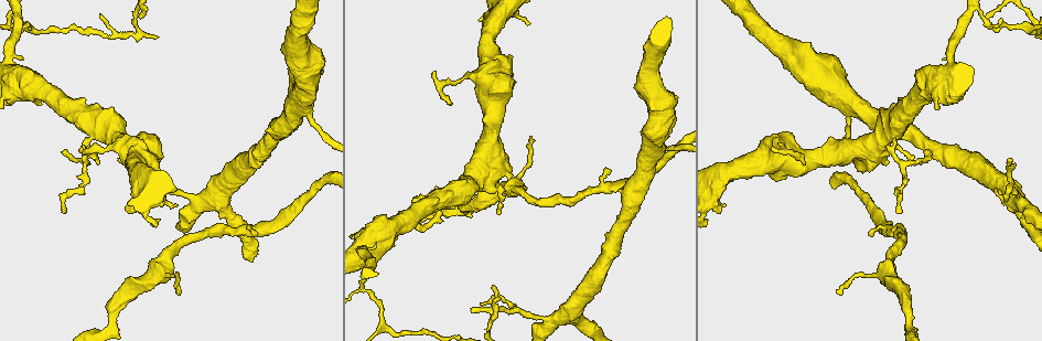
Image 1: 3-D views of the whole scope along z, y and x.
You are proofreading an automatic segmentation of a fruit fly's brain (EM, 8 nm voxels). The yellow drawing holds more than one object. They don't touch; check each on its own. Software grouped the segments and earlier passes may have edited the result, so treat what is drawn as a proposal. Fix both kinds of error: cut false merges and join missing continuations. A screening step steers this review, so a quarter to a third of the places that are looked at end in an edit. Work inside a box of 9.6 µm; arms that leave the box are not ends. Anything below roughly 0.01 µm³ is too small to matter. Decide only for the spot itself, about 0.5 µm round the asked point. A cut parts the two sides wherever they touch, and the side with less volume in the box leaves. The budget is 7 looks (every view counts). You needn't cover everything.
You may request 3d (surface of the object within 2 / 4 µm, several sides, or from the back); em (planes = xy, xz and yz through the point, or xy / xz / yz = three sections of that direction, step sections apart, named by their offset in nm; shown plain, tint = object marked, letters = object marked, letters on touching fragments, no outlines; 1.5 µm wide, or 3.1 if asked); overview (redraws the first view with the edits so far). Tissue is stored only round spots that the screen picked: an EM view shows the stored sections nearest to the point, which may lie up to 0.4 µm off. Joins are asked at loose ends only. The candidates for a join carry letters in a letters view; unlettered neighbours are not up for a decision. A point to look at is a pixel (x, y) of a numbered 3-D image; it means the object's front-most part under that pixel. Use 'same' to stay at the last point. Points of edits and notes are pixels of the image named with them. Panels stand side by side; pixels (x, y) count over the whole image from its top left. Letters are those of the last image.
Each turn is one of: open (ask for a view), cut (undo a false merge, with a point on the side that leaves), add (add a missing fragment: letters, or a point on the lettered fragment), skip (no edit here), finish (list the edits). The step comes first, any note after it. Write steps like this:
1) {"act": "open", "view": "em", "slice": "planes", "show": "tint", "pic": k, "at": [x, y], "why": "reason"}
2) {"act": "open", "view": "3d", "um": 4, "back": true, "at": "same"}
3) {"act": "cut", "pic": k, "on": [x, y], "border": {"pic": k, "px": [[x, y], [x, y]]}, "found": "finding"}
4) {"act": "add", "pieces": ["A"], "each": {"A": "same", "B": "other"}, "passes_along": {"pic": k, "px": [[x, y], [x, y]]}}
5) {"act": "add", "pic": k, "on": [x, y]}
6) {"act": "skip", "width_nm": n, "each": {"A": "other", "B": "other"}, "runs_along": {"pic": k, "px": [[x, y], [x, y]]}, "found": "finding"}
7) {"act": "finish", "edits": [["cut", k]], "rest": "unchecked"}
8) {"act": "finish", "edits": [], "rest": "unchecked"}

{"act": "open", "view": "em", "slice": "planes", "show": "letters", "pic": 1, "at": [531, 138], "why": "tapers out"}

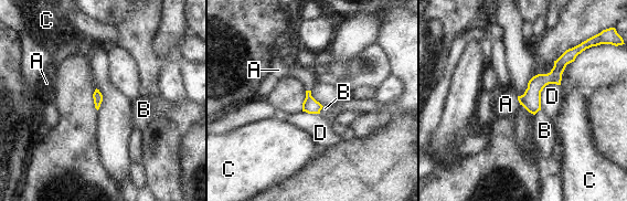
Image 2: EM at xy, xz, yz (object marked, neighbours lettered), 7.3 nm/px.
{"act": "add", "pieces": ["A"], "longest_contact_nm": ["D", 240], "each": {"A": "same", "B": "other", "C": "other", "D": "other"}, "passes_along": {"pic": 2, "px": [[531, 99], [518, 99], [506, 104]]}, "found": "it goes on there"}

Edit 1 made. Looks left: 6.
{"act": "open", "view": "em", "slice": "xz", "step": 4, "show": "tint", "pic": 1, "at": [781, 148]}

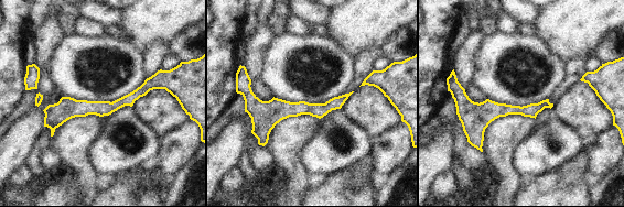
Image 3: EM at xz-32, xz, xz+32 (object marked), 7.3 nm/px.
{"act": "open", "view": "em", "slice": "xy", "step": 4, "show": "letters", "at": "same", "why": "another direction"}

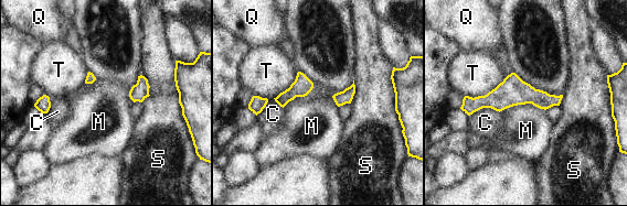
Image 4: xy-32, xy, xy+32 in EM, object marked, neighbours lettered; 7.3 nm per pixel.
{"act": "skip", "each": {"C": "other", "M": "other", "Q": "other", "S": "other", "T": "other"}, "runs_along": {"pic": 4, "px": [[558, 98], [503, 96], [465, 105]]}, "found": "continuous, no second cell"}

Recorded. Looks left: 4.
{"act": "open", "view": "3d", "um": 4, "pic": 1, "at": [507, 178], "why": "branch stops here"}

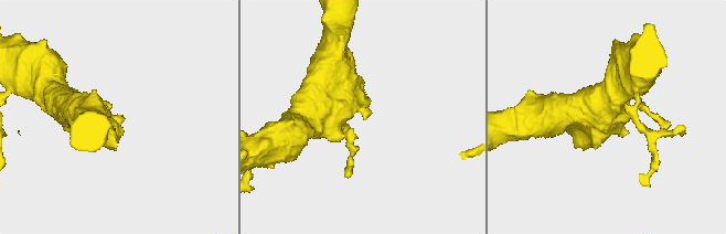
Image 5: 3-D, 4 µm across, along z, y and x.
{"act": "open", "view": "em", "slice": "planes", "show": "letters", "pic": 5, "at": [367, 116], "why": "need the tissue"}

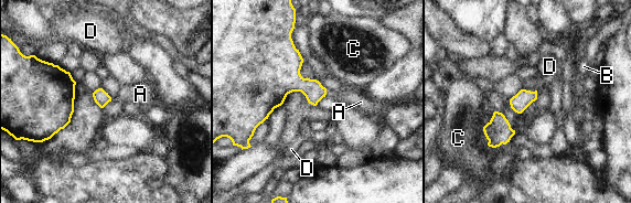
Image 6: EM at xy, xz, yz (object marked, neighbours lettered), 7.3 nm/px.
{"act": "add", "pieces": ["A"], "each": {"A": "same", "B": "other", "C": "other", "D": "other"}, "passes_along": {"pic": 6, "px": [[312, 89], [325, 93], [343, 97]]}, "found": "it goes on there"}

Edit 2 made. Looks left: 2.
{"act": "finish", "edits": [["add", 2], ["add", 6]], "rest": "unchecked"}

